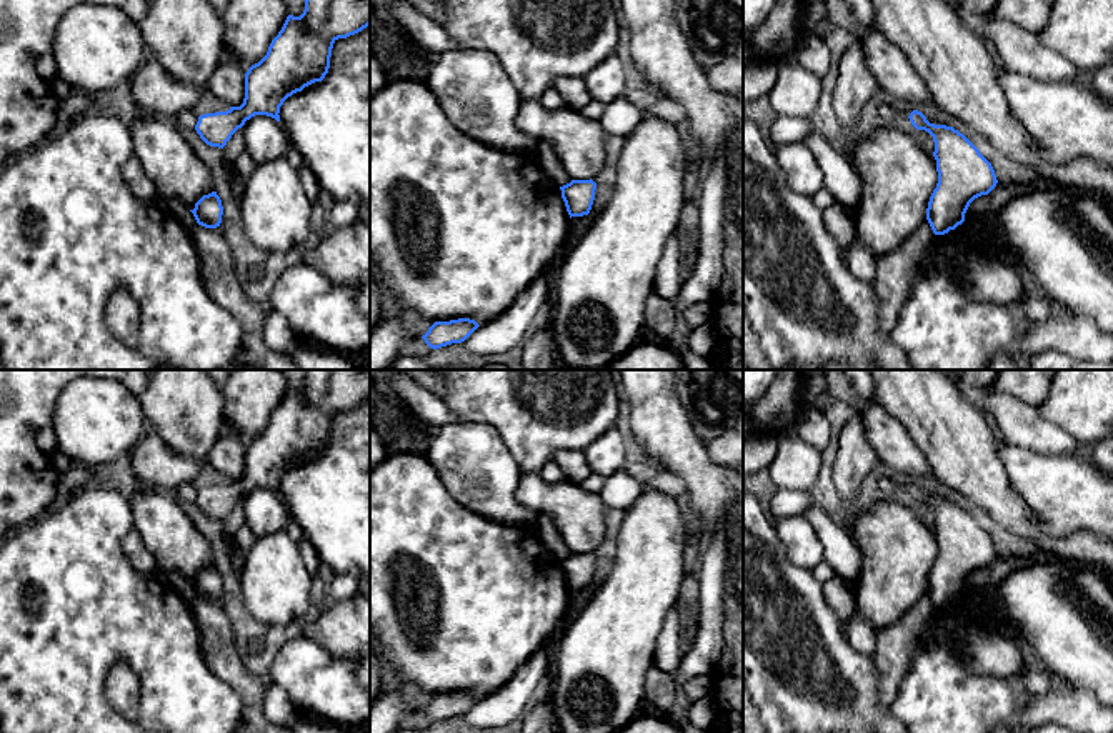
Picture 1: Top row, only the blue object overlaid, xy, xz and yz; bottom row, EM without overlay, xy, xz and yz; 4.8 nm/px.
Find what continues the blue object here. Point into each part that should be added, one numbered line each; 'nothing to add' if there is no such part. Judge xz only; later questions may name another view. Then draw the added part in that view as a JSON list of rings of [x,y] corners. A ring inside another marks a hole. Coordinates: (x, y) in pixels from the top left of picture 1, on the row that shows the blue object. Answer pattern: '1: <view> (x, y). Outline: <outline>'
nothing to add

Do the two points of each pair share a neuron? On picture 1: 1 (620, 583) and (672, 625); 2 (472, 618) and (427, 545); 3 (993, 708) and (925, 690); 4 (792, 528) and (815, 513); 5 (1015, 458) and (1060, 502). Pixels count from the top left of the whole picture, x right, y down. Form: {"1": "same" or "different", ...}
{"1": "different", "2": "same", "3": "same", "4": "different", "5": "same"}

